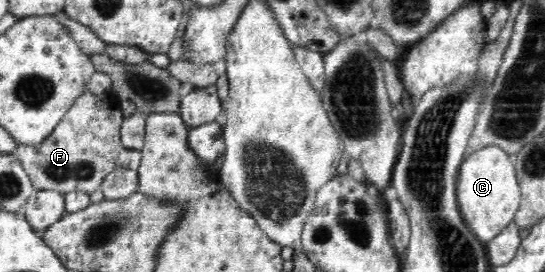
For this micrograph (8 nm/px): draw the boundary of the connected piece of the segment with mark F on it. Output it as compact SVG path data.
M108 89L95 94L85 91L63 115L61 122L45 142L37 147L18 144L17 157L30 176L36 191L55 190L59 193L100 190L103 179L117 166L116 160L124 149L120 140L123 111L120 98Z

